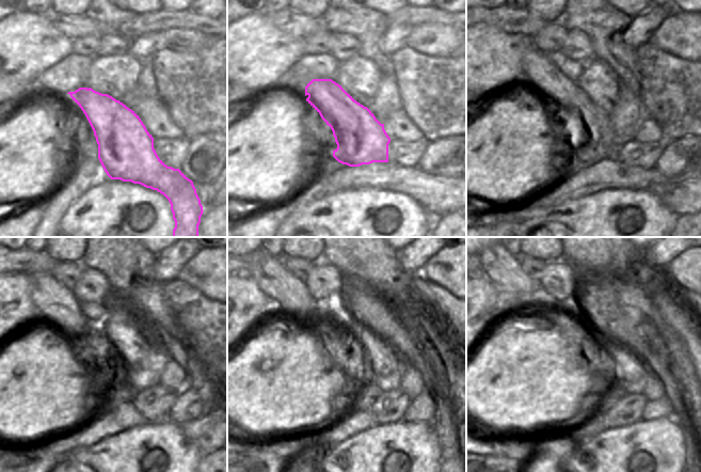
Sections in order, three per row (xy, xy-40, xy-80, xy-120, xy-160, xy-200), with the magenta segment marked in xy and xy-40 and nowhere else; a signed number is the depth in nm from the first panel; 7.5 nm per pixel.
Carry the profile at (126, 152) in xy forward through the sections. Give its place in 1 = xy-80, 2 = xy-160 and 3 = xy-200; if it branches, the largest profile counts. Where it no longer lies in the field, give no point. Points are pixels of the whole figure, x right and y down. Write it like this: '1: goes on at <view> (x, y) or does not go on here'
1: goes on at xy-80 (595, 142)
2: goes on at xy-160 (293, 302)
3: goes on at xy-200 (504, 270)

